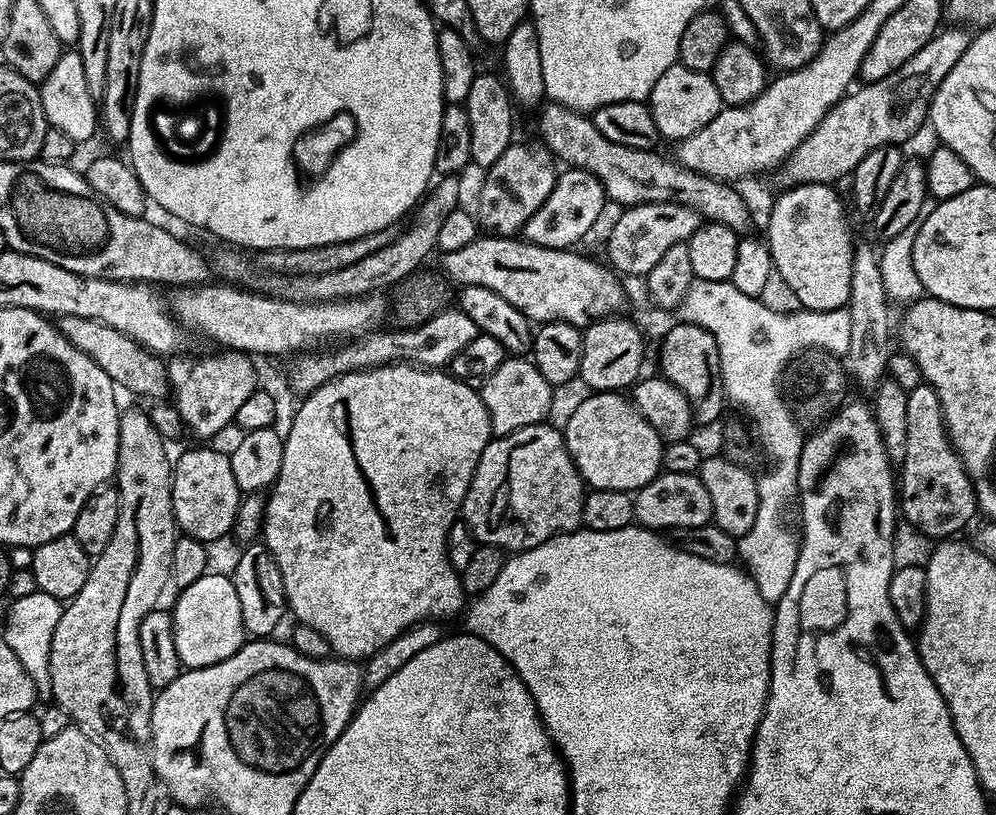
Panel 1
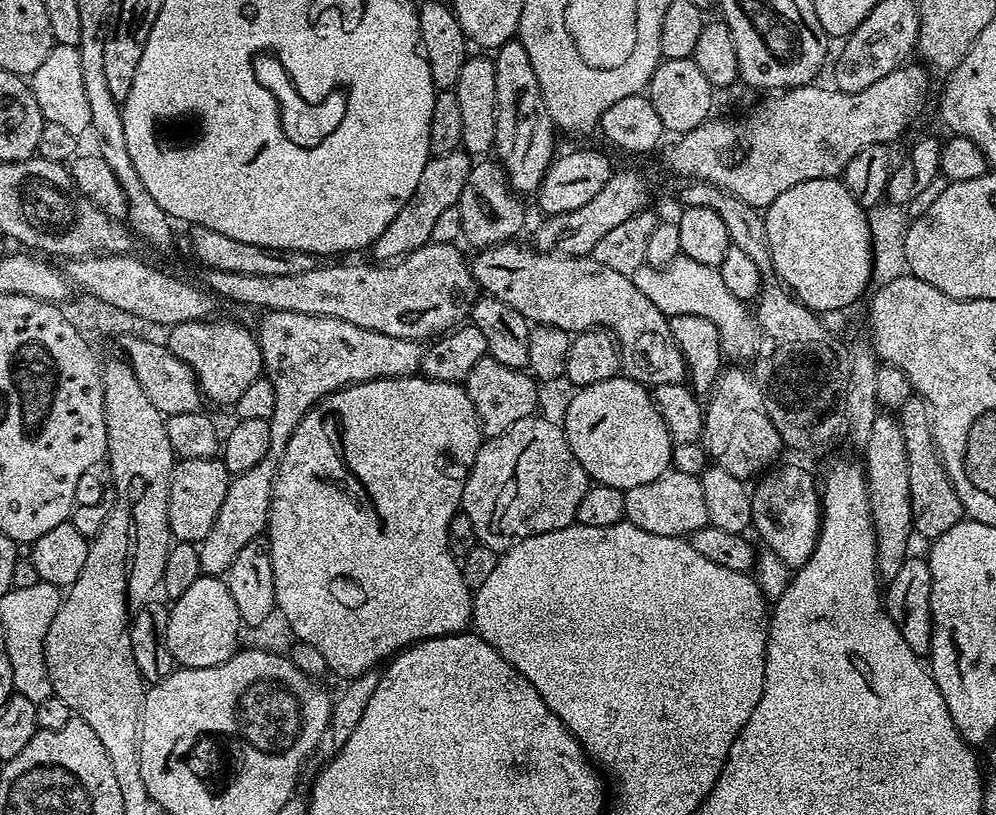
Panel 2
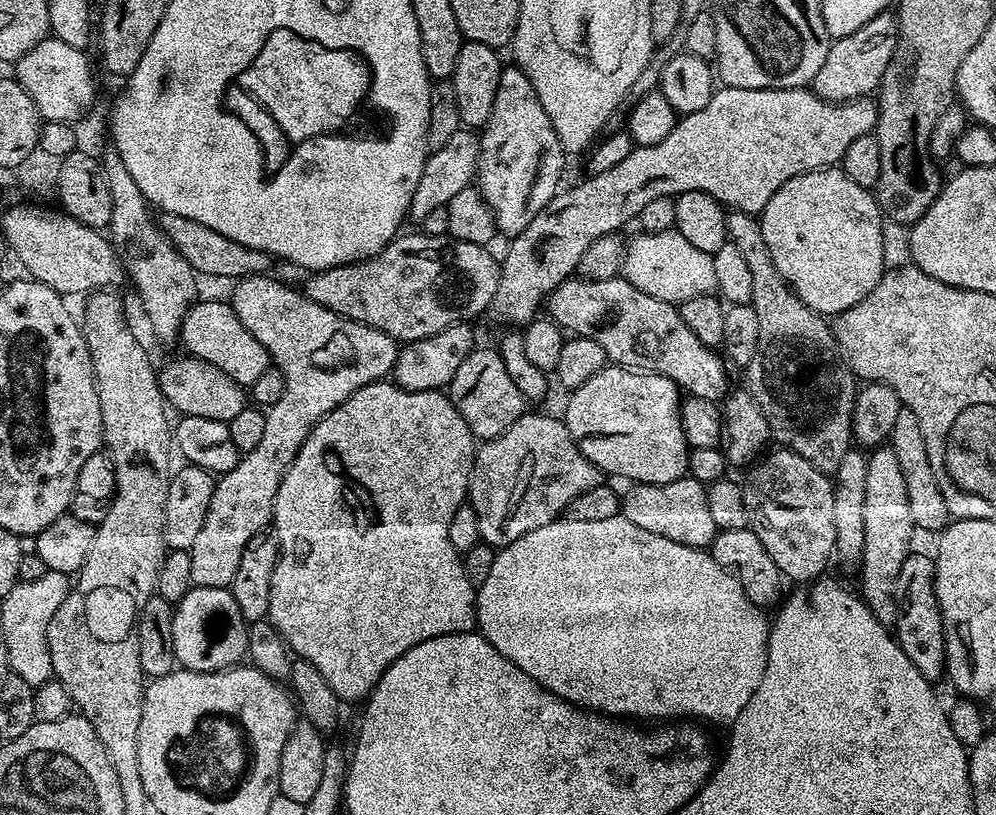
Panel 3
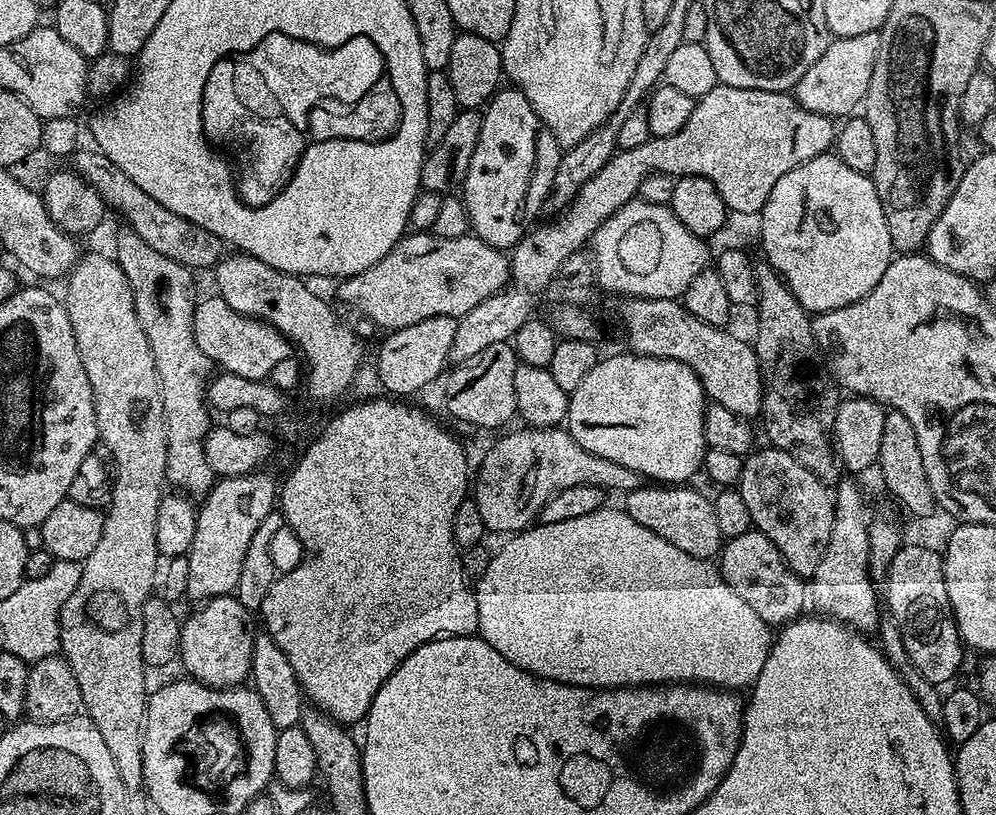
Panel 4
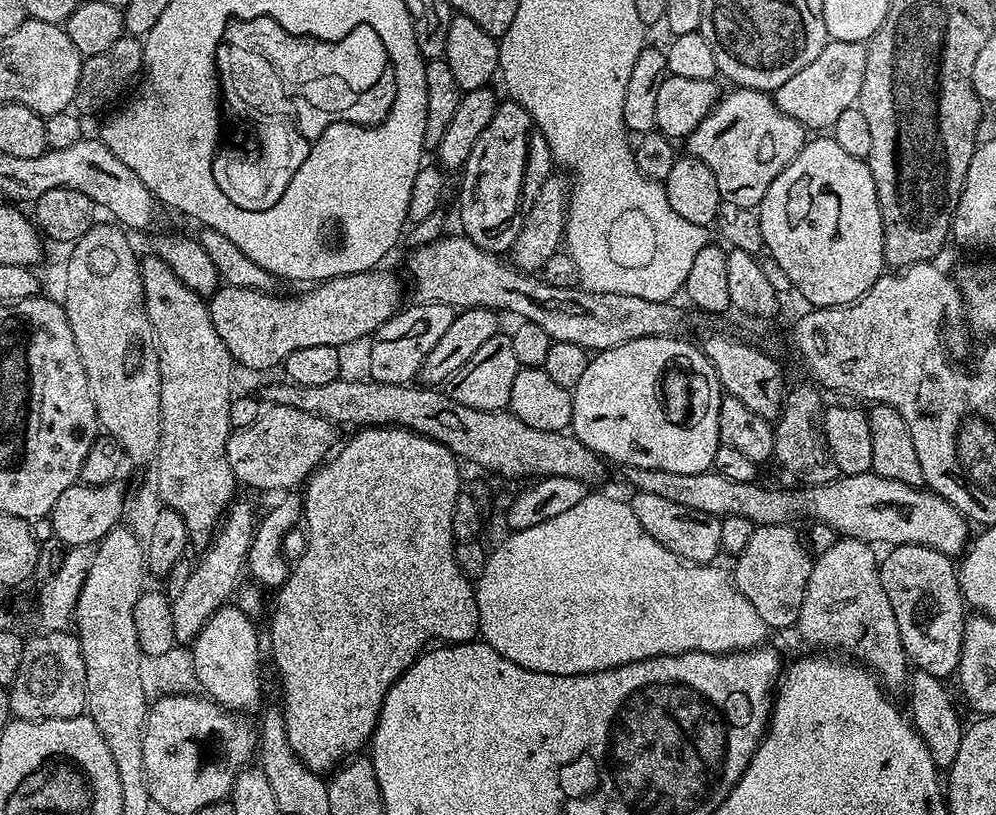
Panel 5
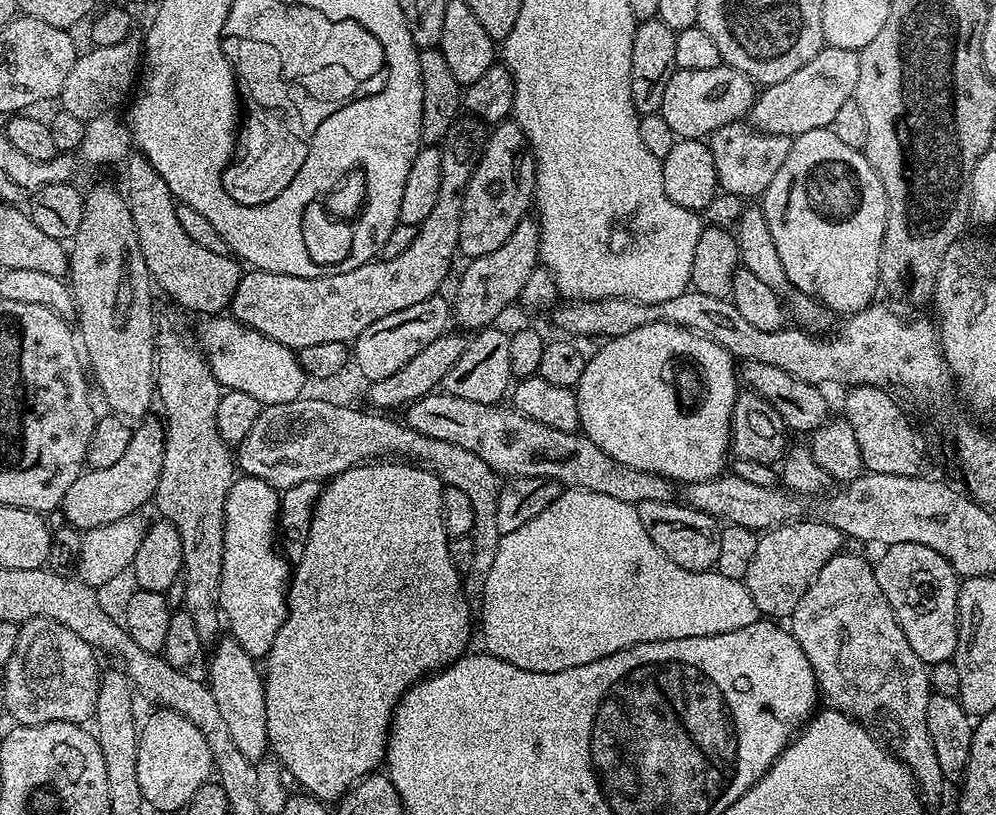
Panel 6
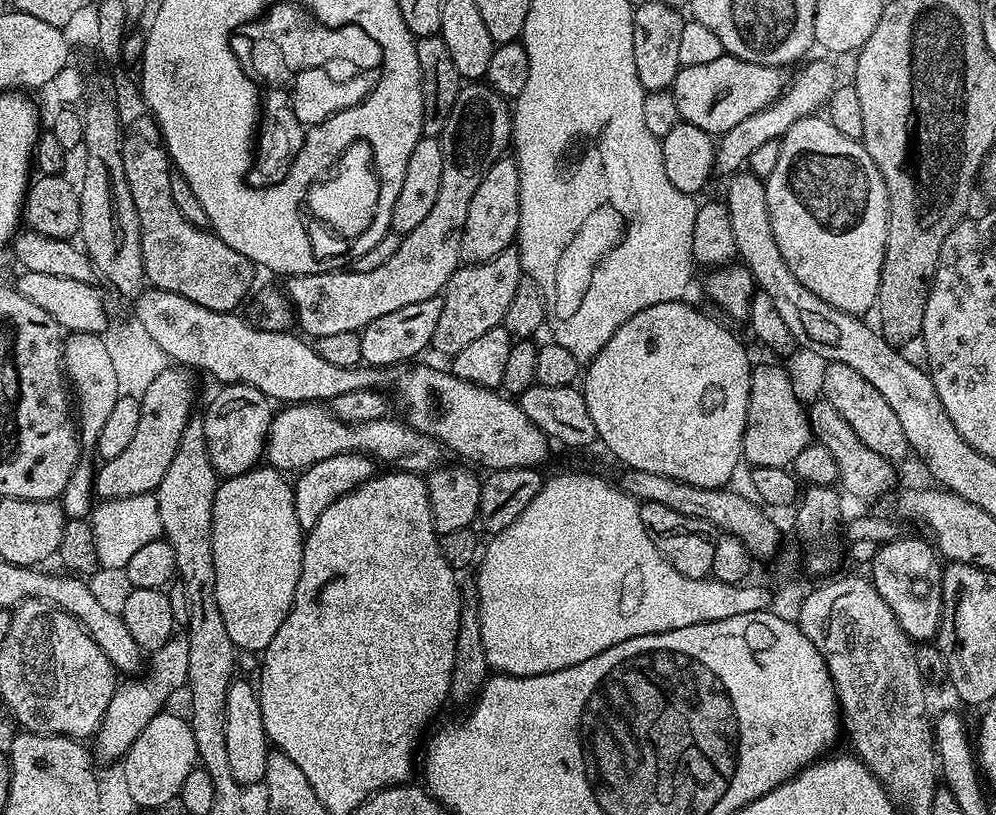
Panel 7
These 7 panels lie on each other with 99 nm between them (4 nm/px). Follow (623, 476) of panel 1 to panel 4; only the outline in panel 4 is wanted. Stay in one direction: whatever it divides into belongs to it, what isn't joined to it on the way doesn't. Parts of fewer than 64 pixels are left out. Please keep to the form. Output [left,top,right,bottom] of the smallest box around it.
[566,351,708,486]

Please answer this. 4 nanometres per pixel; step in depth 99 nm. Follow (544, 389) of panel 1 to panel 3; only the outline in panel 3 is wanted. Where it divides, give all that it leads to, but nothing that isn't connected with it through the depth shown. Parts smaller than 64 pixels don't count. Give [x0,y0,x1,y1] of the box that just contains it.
[446,346,526,441]

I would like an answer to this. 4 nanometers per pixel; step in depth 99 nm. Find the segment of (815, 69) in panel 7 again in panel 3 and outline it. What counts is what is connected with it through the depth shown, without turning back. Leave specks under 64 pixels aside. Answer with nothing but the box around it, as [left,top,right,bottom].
[812,10,897,104]

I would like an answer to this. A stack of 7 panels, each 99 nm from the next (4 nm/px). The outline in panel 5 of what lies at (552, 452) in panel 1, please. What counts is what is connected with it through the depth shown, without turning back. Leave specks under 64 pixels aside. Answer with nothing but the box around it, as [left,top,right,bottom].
[626,468,970,558]

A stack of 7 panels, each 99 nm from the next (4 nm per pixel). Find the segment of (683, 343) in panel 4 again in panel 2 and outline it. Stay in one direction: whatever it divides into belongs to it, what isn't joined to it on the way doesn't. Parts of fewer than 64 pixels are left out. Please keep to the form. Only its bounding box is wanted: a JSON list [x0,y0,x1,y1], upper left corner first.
[470,242,685,384]

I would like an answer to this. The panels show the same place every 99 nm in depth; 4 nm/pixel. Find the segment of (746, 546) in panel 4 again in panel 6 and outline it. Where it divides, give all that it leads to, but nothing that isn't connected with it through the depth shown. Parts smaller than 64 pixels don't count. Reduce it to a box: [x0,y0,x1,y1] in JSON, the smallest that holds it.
[743,518,846,618]

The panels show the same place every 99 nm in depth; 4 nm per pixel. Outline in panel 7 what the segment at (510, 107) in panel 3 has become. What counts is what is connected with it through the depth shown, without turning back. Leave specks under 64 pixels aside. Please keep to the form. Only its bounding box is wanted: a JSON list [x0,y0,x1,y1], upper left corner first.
[461,154,519,264]

